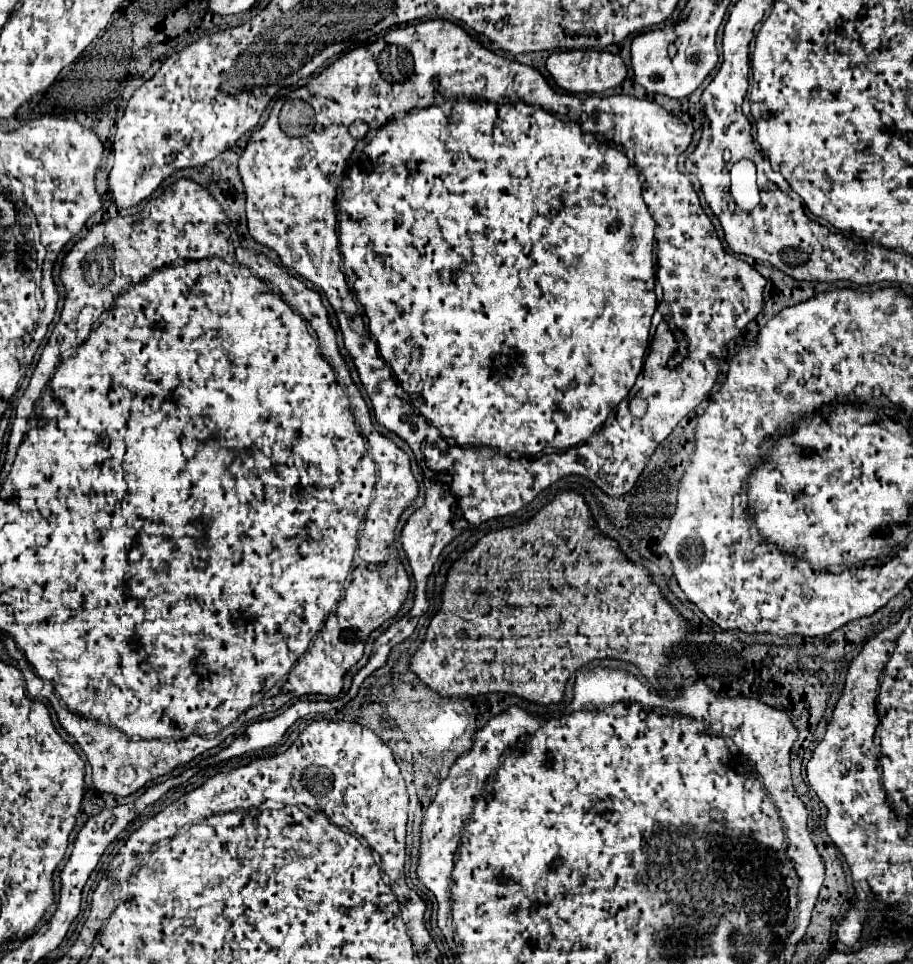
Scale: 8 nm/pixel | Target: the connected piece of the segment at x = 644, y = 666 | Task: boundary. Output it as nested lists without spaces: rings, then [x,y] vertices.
[[[562,492],[548,506],[544,506],[532,520],[528,520],[516,528],[504,528],[504,530],[494,530],[494,532],[486,534],[470,552],[466,552],[458,562],[454,562],[454,566],[448,574],[446,588],[444,588],[442,608],[432,618],[426,640],[420,646],[420,650],[414,654],[410,670],[416,676],[420,676],[420,680],[426,686],[430,686],[432,690],[436,690],[440,696],[474,696],[474,694],[478,696],[478,694],[488,694],[488,692],[508,692],[508,694],[516,694],[524,700],[532,700],[540,706],[548,706],[548,704],[562,702],[564,686],[578,668],[582,668],[594,660],[604,660],[604,658],[618,658],[618,660],[636,664],[640,668],[640,672],[650,680],[650,684],[658,686],[656,672],[670,662],[670,654],[672,654],[674,646],[682,638],[686,638],[690,632],[692,632],[692,628],[688,626],[688,622],[682,616],[678,616],[678,612],[666,602],[666,598],[660,594],[660,588],[648,576],[648,570],[628,562],[624,558],[624,554],[618,550],[618,544],[612,538],[602,536],[596,530],[594,520],[590,516],[590,508],[586,506],[584,498],[576,492]]]

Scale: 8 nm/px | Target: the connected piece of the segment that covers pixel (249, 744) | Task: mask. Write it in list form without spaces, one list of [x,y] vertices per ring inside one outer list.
[[[291,706],[276,718],[254,722],[228,748],[224,748],[224,752],[214,754],[210,760],[212,762],[224,762],[226,758],[242,756],[242,754],[246,754],[250,750],[272,746],[272,744],[280,742],[280,738],[284,736],[284,730],[288,730],[290,724],[294,724],[299,718],[300,716],[295,706]]]

